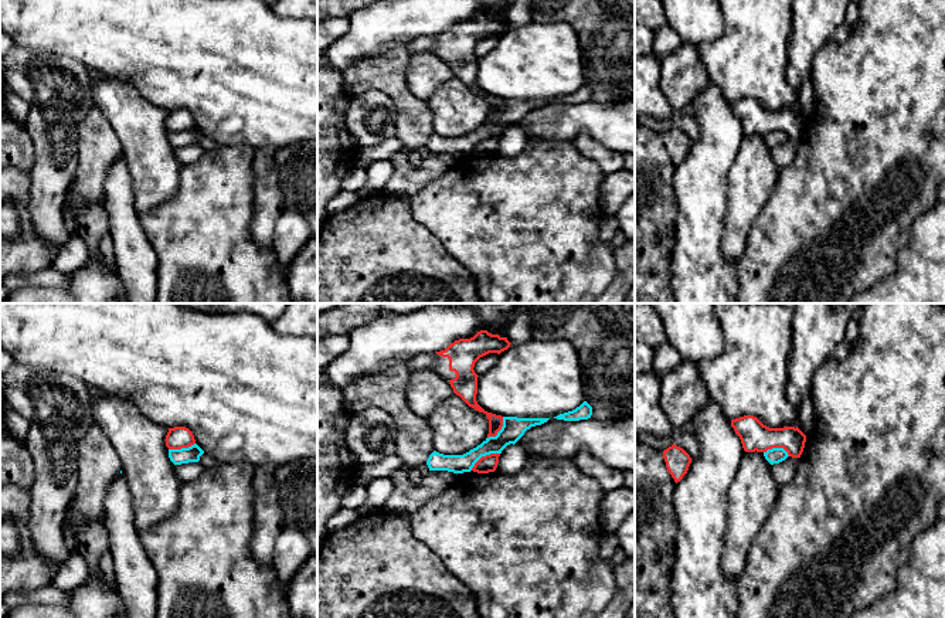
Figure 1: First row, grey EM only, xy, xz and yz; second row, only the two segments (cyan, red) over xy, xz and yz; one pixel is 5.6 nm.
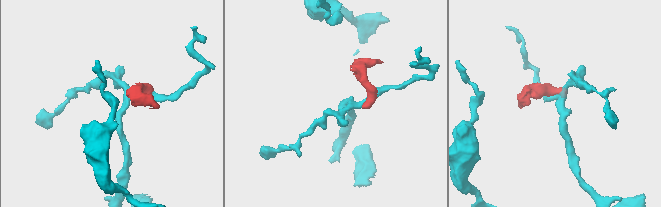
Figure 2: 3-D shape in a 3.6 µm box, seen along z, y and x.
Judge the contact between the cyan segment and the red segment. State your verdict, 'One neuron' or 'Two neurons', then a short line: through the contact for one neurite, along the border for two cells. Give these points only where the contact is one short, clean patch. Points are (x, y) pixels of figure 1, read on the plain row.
Two neurons. Line: xz (499, 135), (483, 138), (471, 152)

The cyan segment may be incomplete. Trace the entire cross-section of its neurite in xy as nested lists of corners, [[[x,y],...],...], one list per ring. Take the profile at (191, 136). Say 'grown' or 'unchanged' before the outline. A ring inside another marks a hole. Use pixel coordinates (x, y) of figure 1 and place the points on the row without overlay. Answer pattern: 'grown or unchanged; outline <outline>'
unchanged; outline [[[197,126],[188,130],[169,132],[169,140],[174,147],[198,145],[203,136],[204,133]]]

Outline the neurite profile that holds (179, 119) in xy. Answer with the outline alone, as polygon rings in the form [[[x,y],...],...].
[[[186,109],[169,111],[164,123],[169,132],[188,130],[196,126],[193,115]]]

